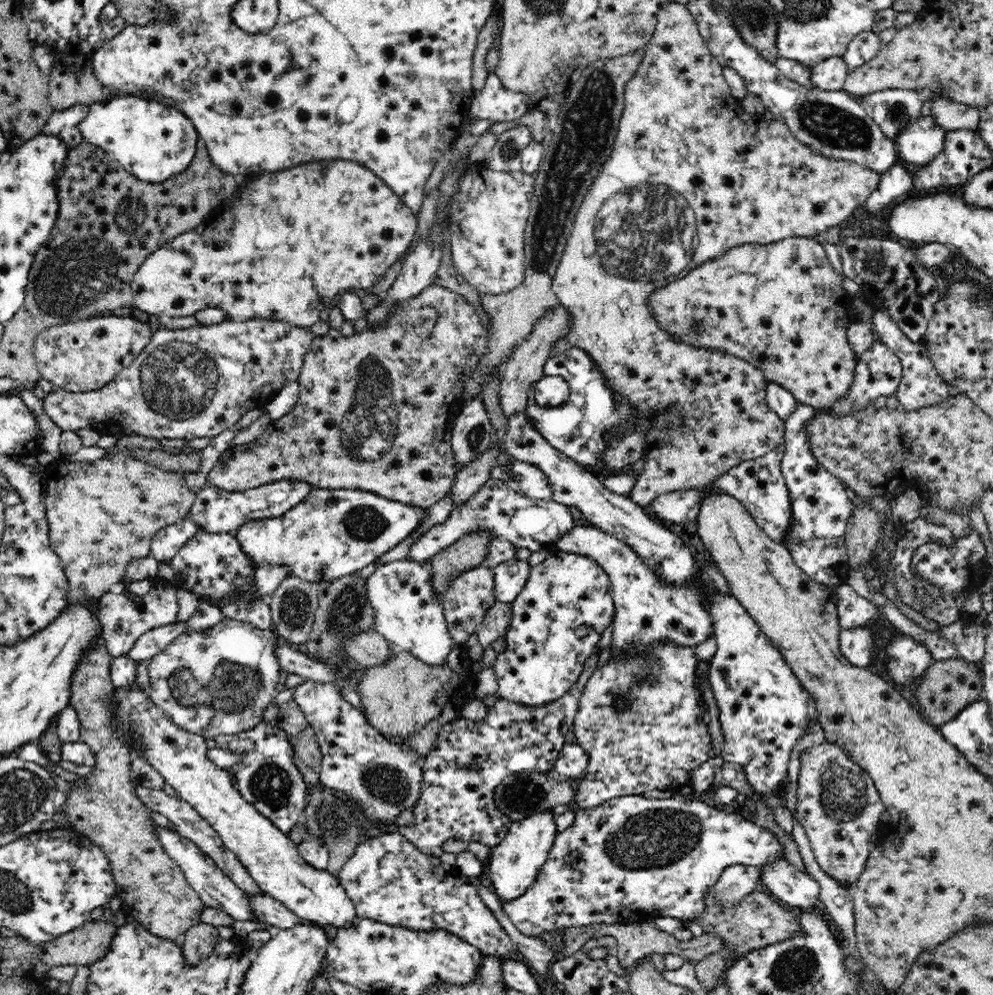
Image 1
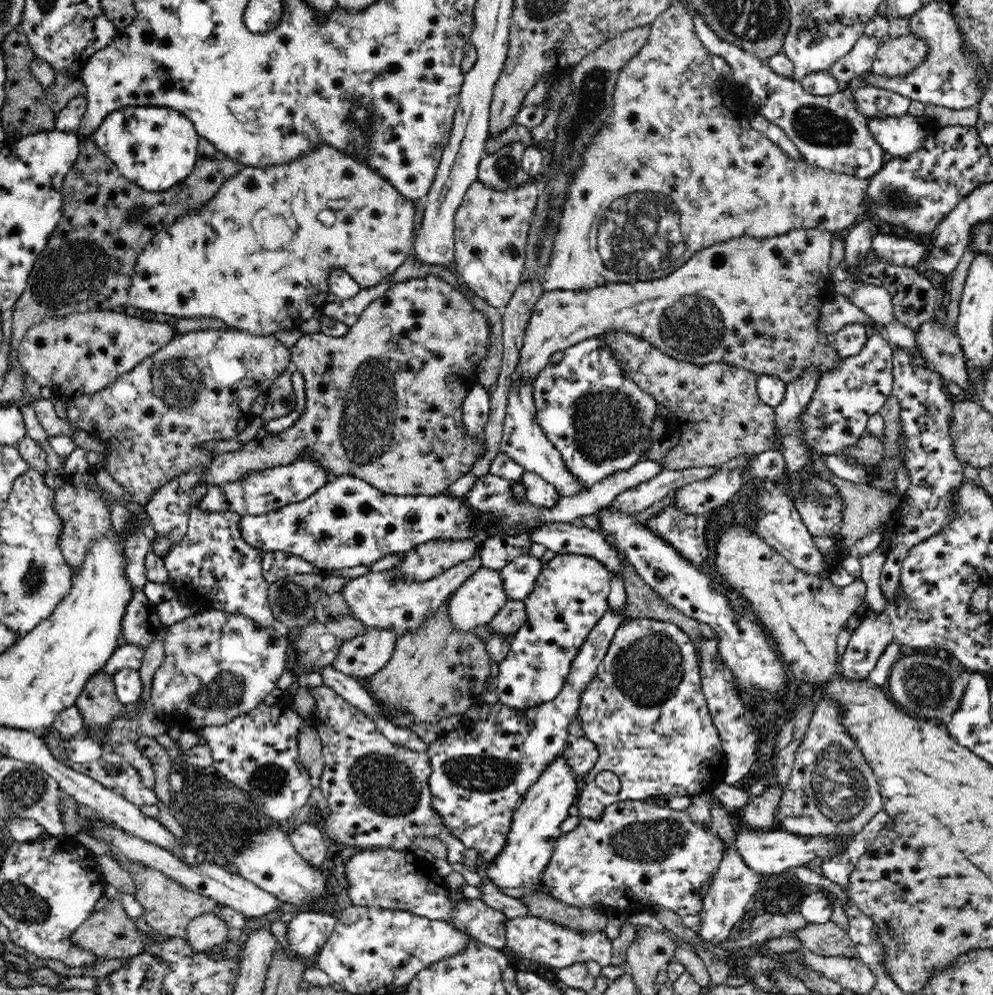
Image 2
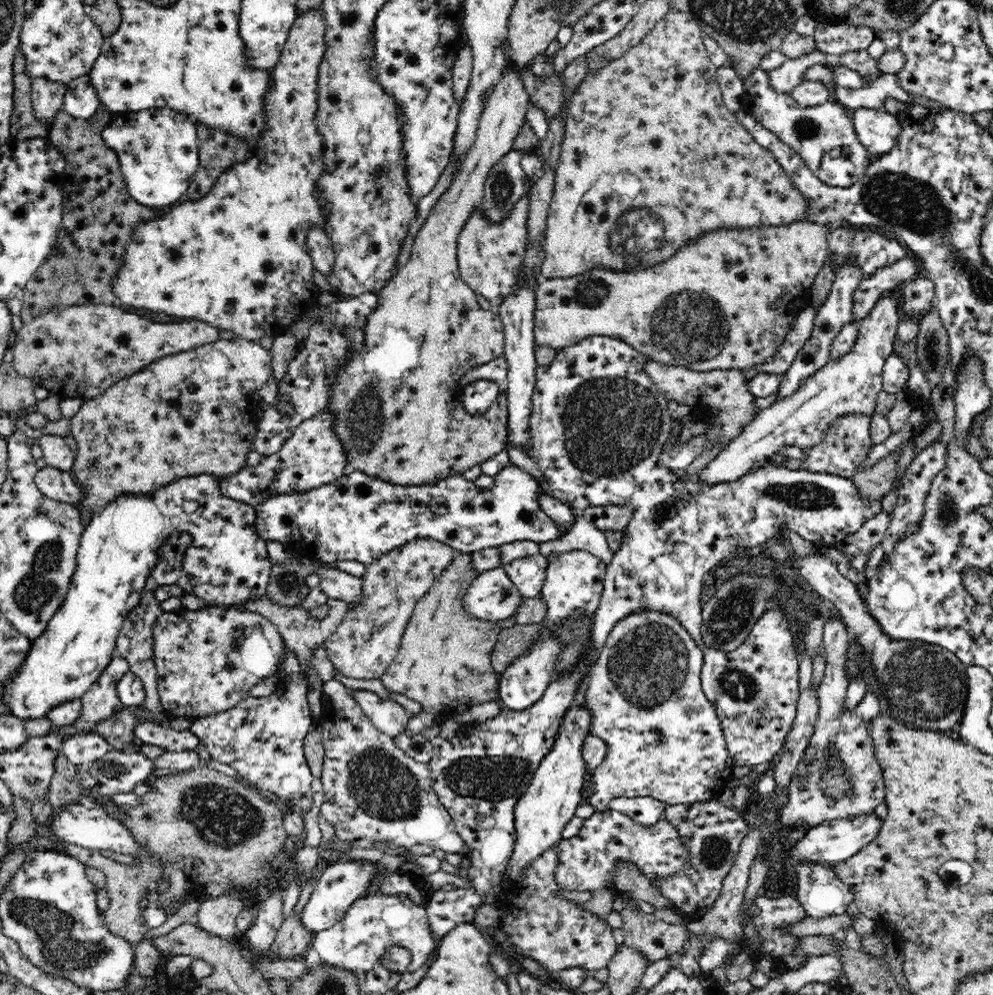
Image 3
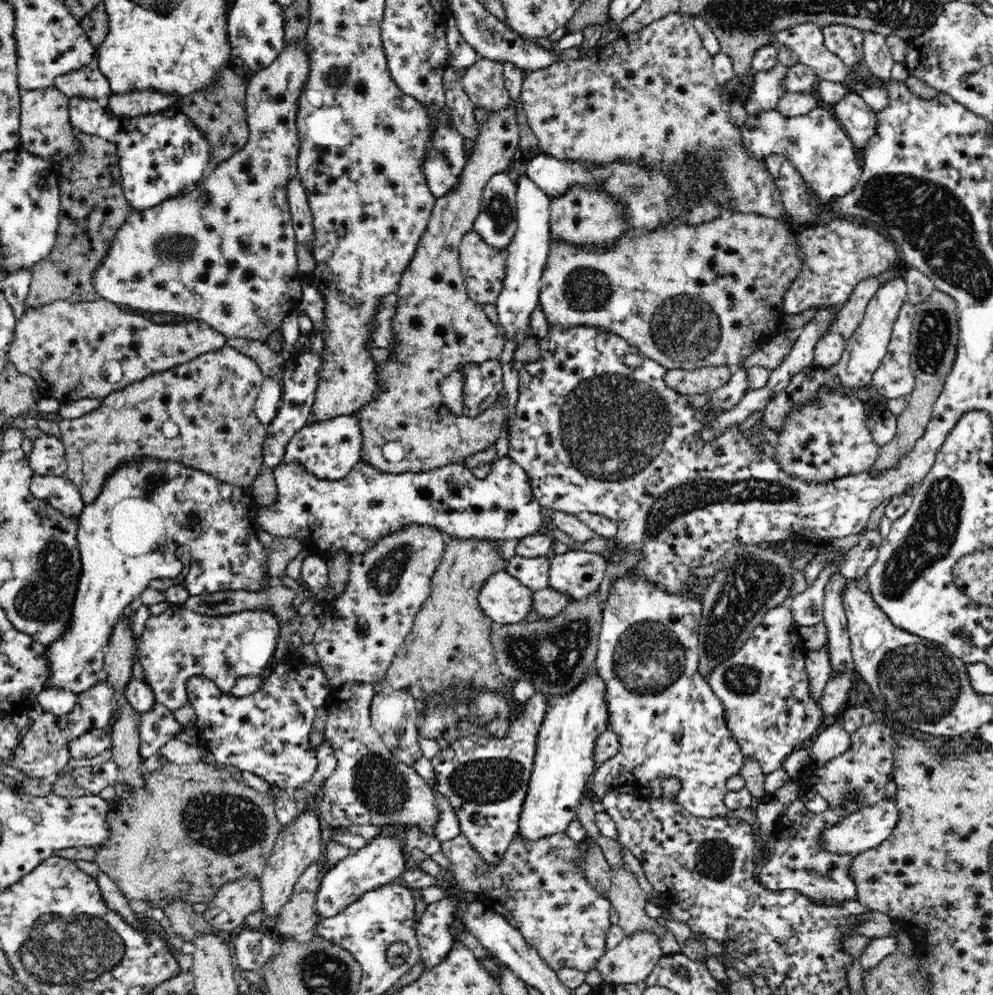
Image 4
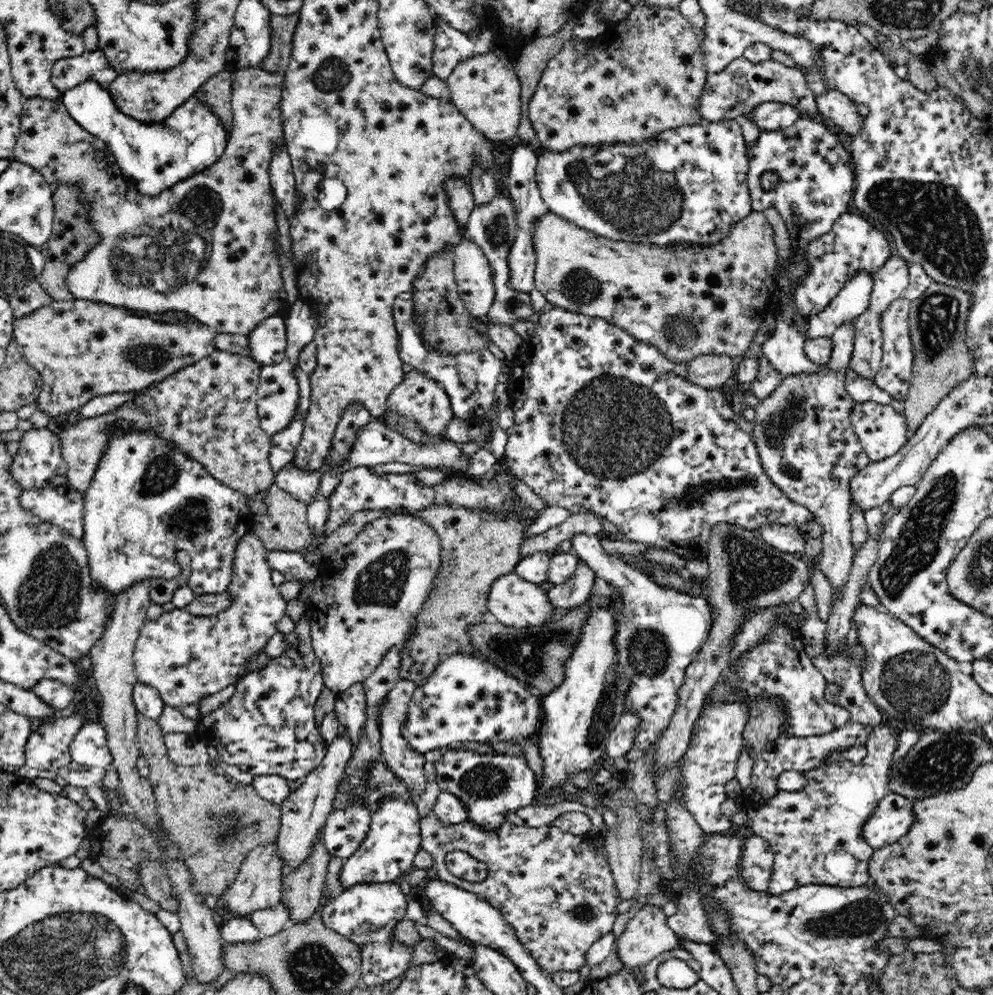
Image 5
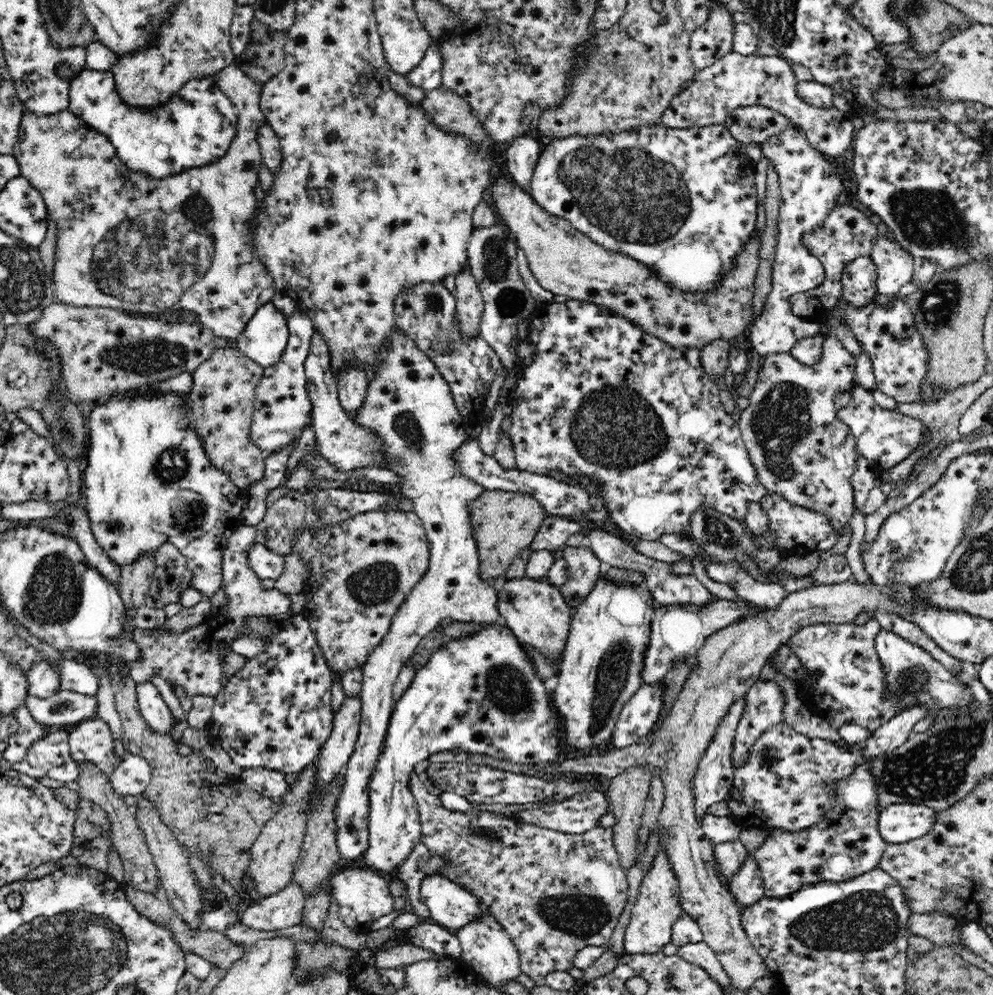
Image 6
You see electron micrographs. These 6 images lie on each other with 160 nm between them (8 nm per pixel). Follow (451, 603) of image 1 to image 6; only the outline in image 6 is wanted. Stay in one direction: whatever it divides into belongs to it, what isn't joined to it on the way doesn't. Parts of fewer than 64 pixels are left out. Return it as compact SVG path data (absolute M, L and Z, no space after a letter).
M525 576L500 583L497 597L499 614L520 644L532 648L548 661L552 661L554 666L561 666L562 654L565 653L566 642L569 641L574 608L565 601L559 587Z

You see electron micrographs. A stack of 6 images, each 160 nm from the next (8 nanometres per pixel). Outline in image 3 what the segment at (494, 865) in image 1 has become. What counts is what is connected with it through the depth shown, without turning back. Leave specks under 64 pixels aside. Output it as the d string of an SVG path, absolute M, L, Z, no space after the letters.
M570 706L555 734L555 743L547 751L546 756L540 760L531 784L518 799L515 806L515 831L517 834L513 853L510 855L506 870L501 878L504 890L509 886L510 880L518 882L521 868L532 859L538 858L548 847L560 842L563 838L563 828L569 824L574 816L578 804L582 802L582 788L584 788L584 775L588 767L582 758L581 748L585 738L592 734L594 726L594 712L587 706L575 708Z

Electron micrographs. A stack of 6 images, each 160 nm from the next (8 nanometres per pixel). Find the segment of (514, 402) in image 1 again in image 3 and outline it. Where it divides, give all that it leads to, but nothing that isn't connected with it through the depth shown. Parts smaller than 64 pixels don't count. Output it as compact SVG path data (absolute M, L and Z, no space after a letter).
M806 220L782 224L778 227L748 227L748 228L718 228L710 232L702 232L700 236L688 240L684 246L678 248L669 259L658 265L650 267L645 265L638 269L606 269L604 267L592 267L590 270L582 271L578 275L554 276L541 279L536 286L536 308L534 310L534 340L535 346L549 346L558 351L560 347L574 346L580 339L594 335L606 335L633 346L638 352L645 354L651 361L663 365L674 365L684 367L698 372L709 370L728 370L752 368L766 360L770 360L782 340L786 338L788 330L794 318L800 315L802 310L808 306L810 290L814 280L824 265L827 257L827 238L831 226L820 226L811 224Z

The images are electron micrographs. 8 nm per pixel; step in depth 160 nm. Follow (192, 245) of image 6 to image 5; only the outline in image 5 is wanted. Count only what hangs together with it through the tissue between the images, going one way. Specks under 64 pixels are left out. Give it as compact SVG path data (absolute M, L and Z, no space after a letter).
M239 65L238 69L231 75L231 94L230 104L232 112L232 132L229 132L228 142L225 151L218 161L207 170L196 174L195 176L186 178L183 182L178 182L167 190L160 192L158 195L142 195L138 188L126 179L120 167L116 163L115 156L110 147L102 139L86 132L80 126L61 99L56 101L52 99L44 99L42 97L24 98L24 106L21 114L21 133L14 146L14 154L12 158L16 162L22 162L23 165L30 166L47 182L52 188L62 185L78 186L80 194L80 202L86 203L88 214L85 216L90 229L100 242L96 246L92 246L82 259L72 263L70 270L66 274L67 292L78 300L88 302L98 302L103 305L110 305L122 309L132 308L132 310L142 310L142 312L158 312L158 310L173 309L188 312L190 316L199 320L203 325L209 326L218 334L245 334L248 335L263 319L267 316L283 314L284 306L287 302L288 294L284 287L282 279L282 266L276 253L276 244L278 241L278 224L276 222L276 206L275 196L269 178L269 168L272 161L272 150L276 146L283 145L282 138L282 118L279 116L279 90L282 87L282 73L270 73L260 68L246 68Z

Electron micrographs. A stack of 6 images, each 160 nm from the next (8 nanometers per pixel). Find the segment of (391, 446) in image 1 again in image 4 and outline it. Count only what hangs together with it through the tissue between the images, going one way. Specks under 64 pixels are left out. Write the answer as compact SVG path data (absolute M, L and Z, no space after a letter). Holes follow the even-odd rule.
M512 100L508 109L492 114L492 117L482 122L478 136L473 142L473 149L469 157L465 159L466 166L461 174L459 188L450 195L437 199L437 204L430 215L429 228L395 292L398 296L397 316L394 317L396 348L390 348L390 358L386 363L376 364L380 367L378 372L382 377L380 381L386 382L386 390L380 394L380 398L374 404L366 405L354 413L358 417L364 440L361 458L382 472L405 473L406 471L434 470L449 463L464 462L470 454L481 452L489 444L498 443L506 416L504 397L500 395L500 400L495 400L494 420L478 420L476 417L467 418L464 415L452 416L452 413L444 406L438 384L442 382L444 376L450 376L450 373L458 371L467 363L498 359L504 350L504 335L500 333L498 326L490 322L482 305L476 305L469 298L459 263L458 250L462 238L473 230L474 218L480 213L483 191L488 180L494 174L508 171L518 146L516 103ZM392 441L400 442L405 449L404 458L398 462L390 462L382 455L383 446Z

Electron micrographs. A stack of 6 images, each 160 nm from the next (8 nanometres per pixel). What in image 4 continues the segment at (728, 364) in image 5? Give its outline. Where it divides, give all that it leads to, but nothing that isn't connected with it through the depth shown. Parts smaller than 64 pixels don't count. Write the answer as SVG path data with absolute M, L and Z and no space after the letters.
M702 366L694 370L667 369L665 382L681 394L709 394L724 386L732 375L728 366Z

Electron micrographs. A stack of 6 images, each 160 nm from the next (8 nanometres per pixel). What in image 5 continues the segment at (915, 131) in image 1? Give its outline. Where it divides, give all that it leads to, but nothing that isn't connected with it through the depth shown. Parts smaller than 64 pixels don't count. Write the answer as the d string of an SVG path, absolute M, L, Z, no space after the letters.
M826 90L815 95L820 114L828 116L836 126L852 136L859 133L865 118L858 113L857 104L838 90Z

